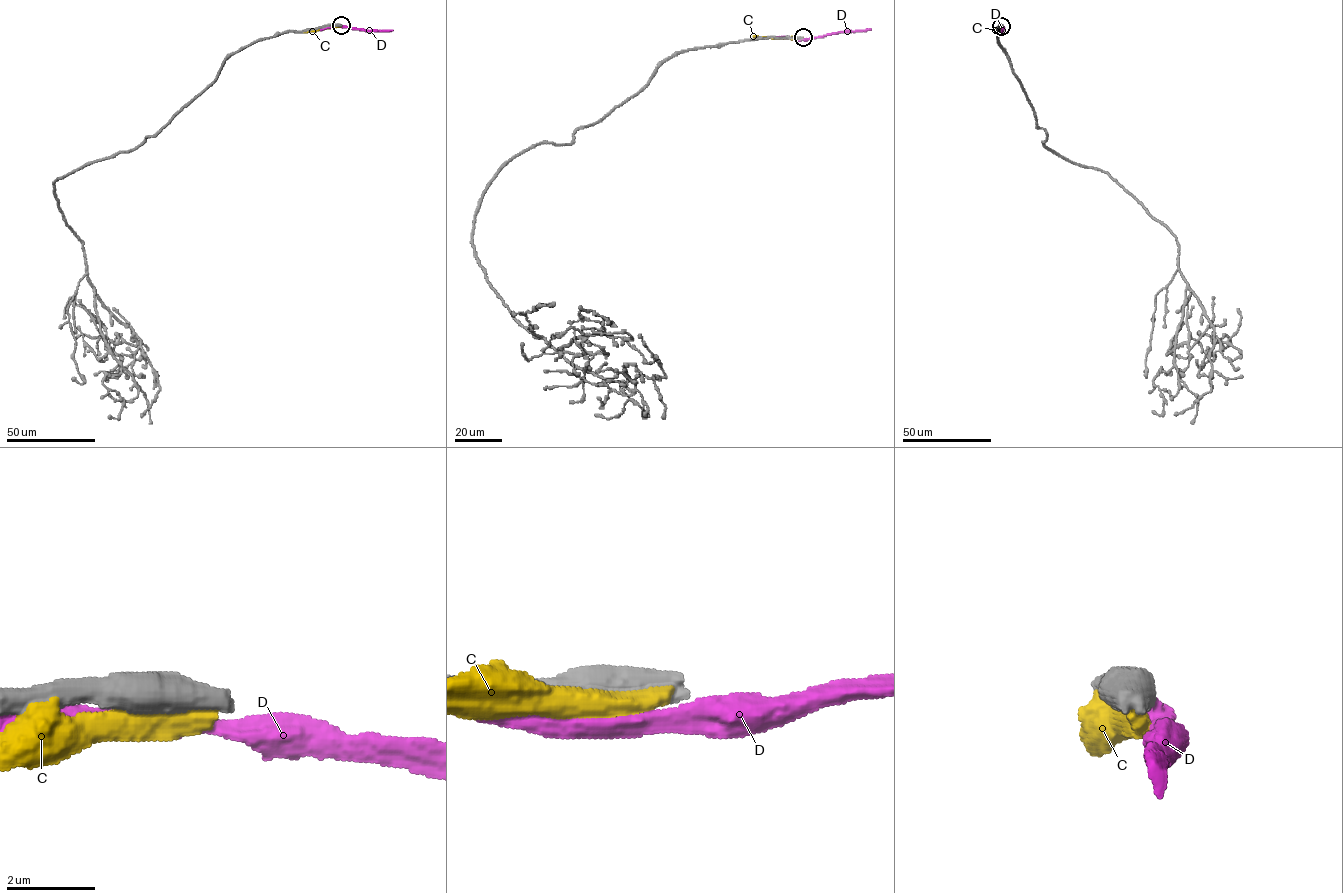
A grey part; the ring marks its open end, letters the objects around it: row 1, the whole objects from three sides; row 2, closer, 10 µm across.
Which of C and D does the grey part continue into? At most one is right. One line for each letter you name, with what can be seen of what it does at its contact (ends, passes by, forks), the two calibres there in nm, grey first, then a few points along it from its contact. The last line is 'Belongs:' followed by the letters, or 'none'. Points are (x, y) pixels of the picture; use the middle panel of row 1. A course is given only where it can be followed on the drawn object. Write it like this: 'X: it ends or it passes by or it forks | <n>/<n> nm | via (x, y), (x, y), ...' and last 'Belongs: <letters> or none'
Belongs: none

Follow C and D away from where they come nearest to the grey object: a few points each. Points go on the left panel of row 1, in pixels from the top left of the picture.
C: (339, 25), (304, 32)
D: (339, 25), (365, 30), (392, 30)

